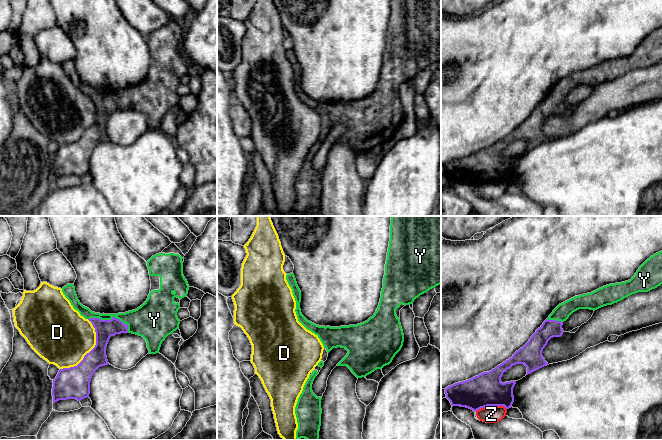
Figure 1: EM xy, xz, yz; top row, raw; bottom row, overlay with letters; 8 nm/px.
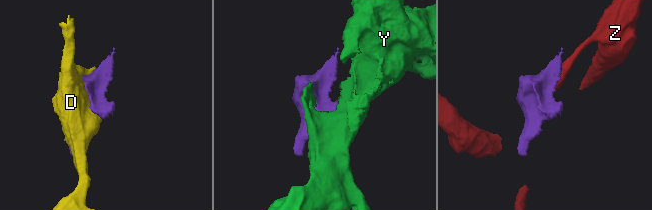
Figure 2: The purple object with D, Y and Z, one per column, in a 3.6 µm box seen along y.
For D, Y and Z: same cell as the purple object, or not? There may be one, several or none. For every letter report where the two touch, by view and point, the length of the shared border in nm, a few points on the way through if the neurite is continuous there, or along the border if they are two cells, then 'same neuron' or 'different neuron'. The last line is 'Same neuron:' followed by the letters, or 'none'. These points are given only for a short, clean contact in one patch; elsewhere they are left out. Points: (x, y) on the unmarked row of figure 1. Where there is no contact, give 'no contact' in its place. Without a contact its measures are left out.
D: xy (91, 126) | 460 nm | different neuron
Y: xy (111, 95) | 340 nm | same neuron
Z: yz (491, 181) | 240 nm | along yz (506, 184), (503, 182), (484, 182), (476, 187) | different neuron
Same neuron: Y

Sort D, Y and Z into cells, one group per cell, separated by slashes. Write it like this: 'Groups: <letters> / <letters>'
Groups: D / Y / Z

